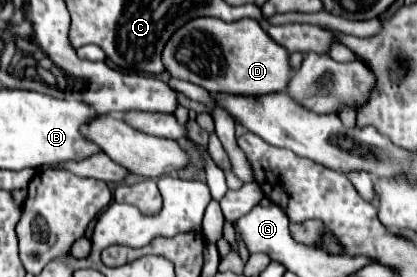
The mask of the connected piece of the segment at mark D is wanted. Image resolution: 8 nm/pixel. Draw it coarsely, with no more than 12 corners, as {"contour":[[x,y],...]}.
{"contour":[[191,19],[171,77],[209,93],[285,91],[289,53],[255,19]]}

